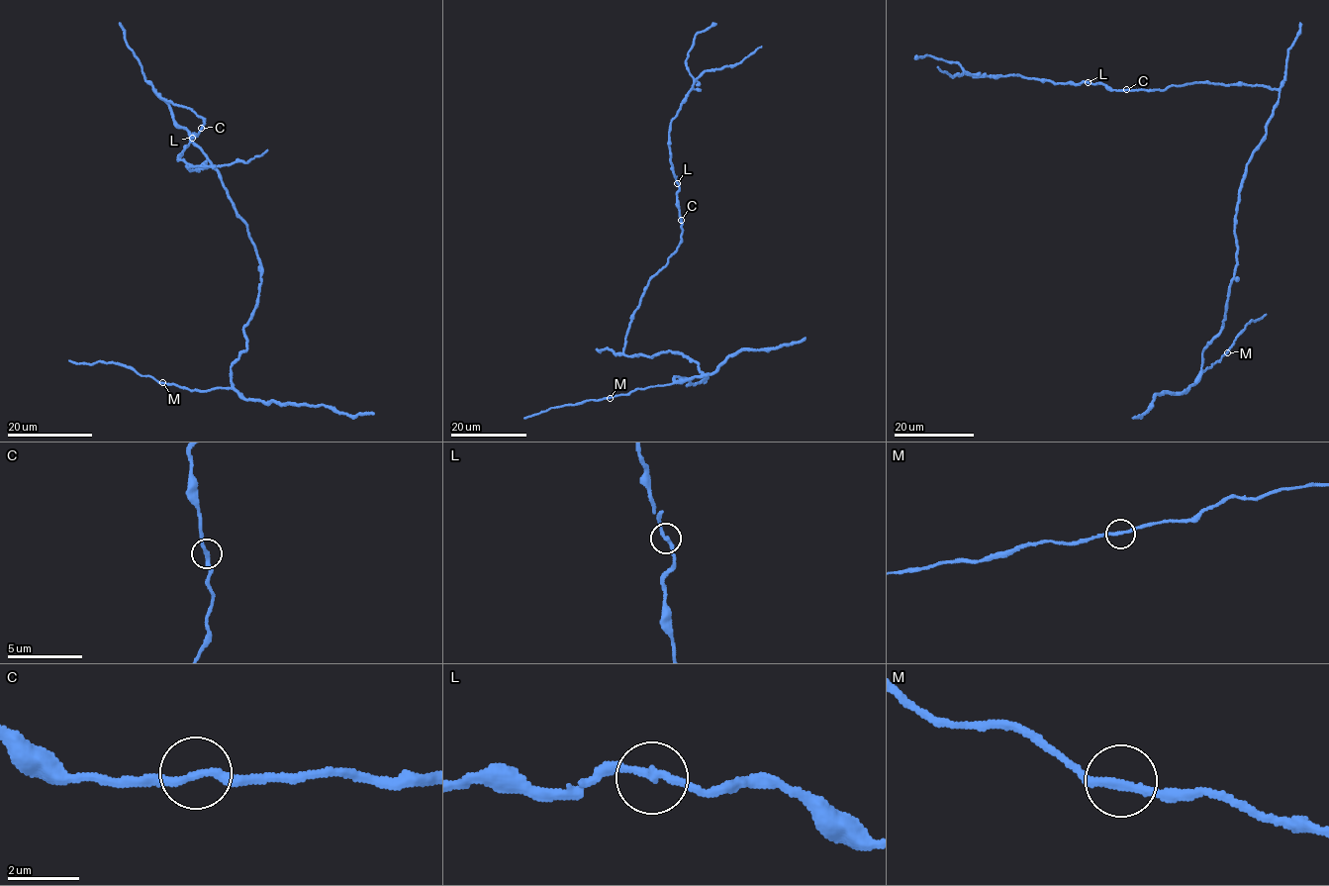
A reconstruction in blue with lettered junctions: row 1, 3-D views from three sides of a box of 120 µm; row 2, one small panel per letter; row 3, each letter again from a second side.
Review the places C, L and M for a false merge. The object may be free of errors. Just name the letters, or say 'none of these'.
none of these

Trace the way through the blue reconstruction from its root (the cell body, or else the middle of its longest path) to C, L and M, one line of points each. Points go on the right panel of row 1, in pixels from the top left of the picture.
C: (1266, 130), (1278, 100), (1278, 90), (1258, 85), (1202, 81), (1161, 90), (1126, 89)
L: (1266, 130), (1279, 91), (1262, 85), (1202, 81), (1161, 90), (1122, 91), (1088, 83)
M: (1266, 130), (1247, 164), (1240, 190), (1234, 232), (1236, 266), (1221, 330), (1202, 351), (1201, 369), (1227, 352)

